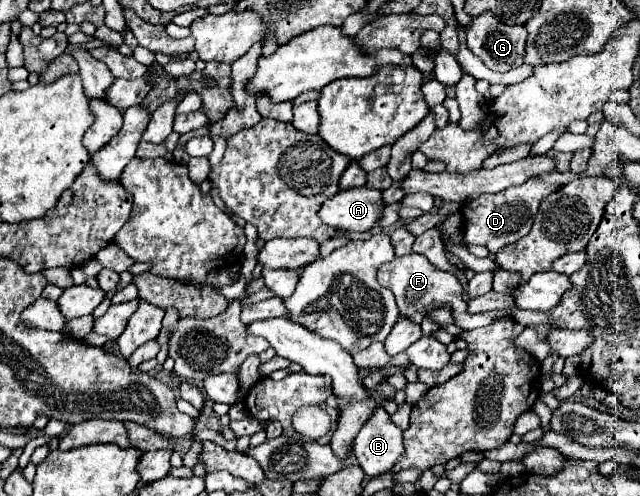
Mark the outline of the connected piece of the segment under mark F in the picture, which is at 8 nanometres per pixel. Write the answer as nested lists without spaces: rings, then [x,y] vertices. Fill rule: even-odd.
[[[407,254],[407,256],[399,256],[391,262],[385,262],[383,266],[379,266],[377,270],[377,280],[381,286],[389,288],[395,298],[397,298],[397,306],[399,306],[399,312],[403,316],[411,316],[413,312],[417,310],[423,310],[425,306],[433,304],[433,302],[449,302],[455,310],[455,320],[459,326],[463,326],[463,314],[465,314],[465,302],[463,302],[463,288],[461,288],[461,282],[455,274],[451,272],[443,272],[443,270],[437,270],[425,256],[421,254]]]

